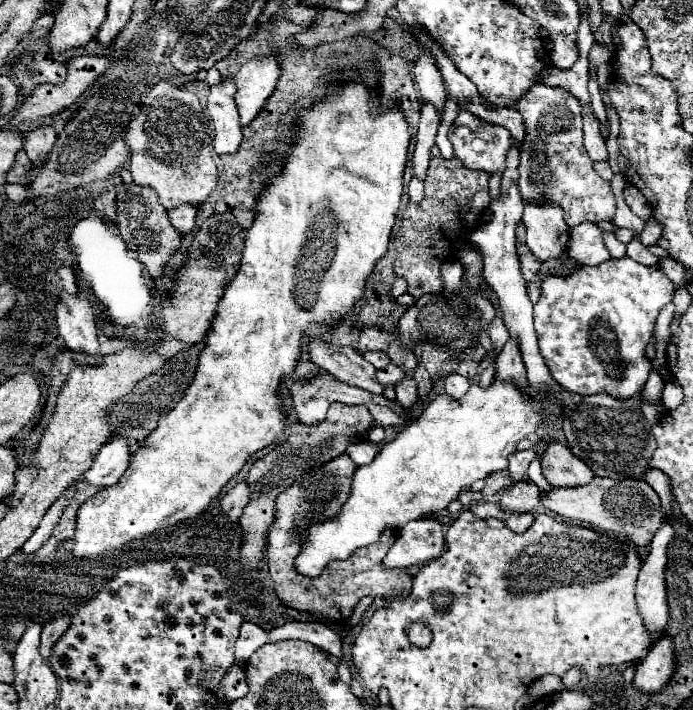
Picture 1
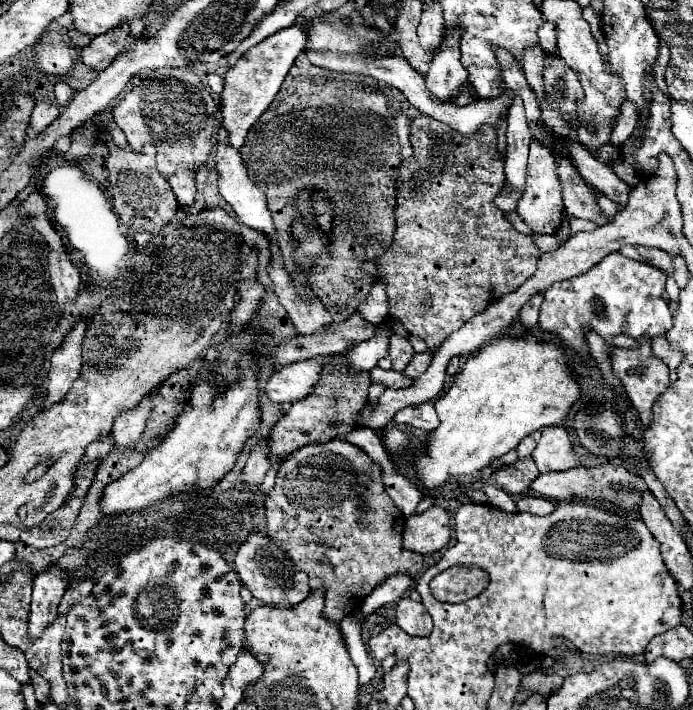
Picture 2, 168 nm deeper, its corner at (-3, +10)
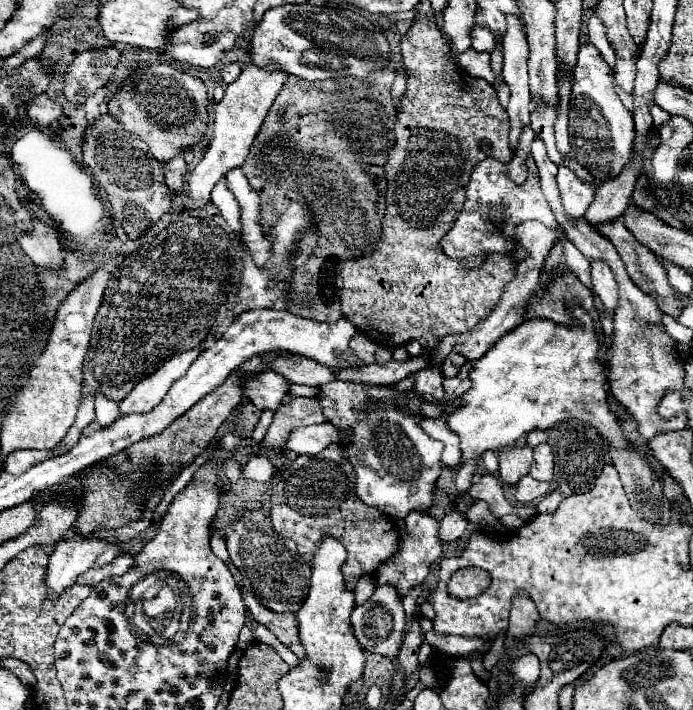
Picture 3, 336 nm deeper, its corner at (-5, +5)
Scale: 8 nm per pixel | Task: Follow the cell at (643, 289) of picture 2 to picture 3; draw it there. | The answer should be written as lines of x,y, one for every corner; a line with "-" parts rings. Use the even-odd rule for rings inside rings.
592,261
592,283
594,291
600,295
608,313
614,313
618,305
618,287
610,267
604,261

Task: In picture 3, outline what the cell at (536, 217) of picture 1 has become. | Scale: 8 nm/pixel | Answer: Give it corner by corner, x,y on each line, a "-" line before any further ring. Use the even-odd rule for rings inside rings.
528,155
526,157
526,169
528,169
528,179
524,185
516,185
508,179
508,167
496,159
486,157
480,161
470,177
470,185
466,189
466,201
464,207
454,221
452,229
442,237
440,245
444,253
456,261
462,261
466,269
476,269
480,267
486,257
491,253
500,253
512,256
517,245
515,240
516,227
528,219
538,219
542,221
548,229
556,229
556,217
548,207
548,201
540,189
538,181
538,169
534,159

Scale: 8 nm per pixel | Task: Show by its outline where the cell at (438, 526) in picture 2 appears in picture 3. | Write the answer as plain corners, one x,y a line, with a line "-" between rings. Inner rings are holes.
450,511
442,521
440,521
440,539
442,541
456,541
464,535
468,529
468,519
464,511

